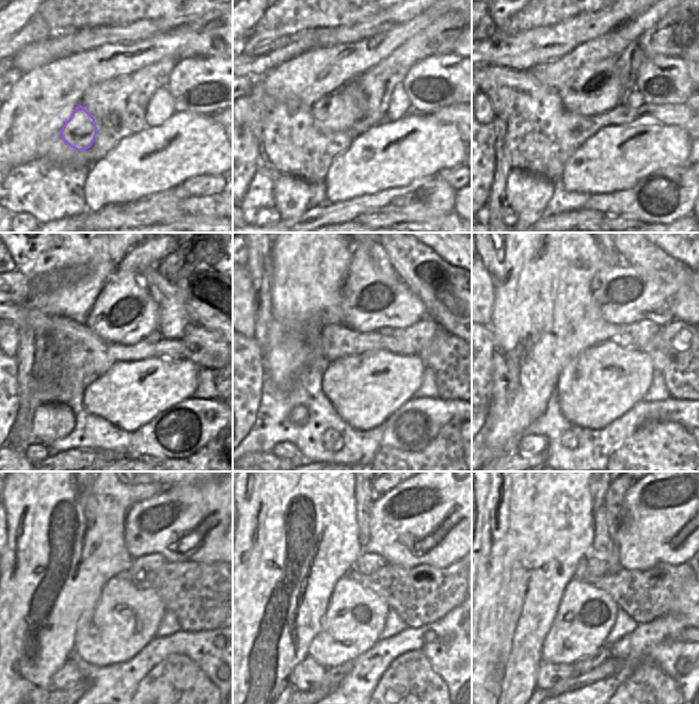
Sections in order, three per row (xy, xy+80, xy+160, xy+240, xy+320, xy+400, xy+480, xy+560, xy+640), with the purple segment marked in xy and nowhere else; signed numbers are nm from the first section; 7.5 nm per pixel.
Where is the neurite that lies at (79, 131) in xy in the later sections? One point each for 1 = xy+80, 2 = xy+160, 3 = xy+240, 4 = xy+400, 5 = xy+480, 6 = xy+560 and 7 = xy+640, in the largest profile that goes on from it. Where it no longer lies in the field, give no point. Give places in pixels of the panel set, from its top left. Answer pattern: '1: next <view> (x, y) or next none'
1: next xy+80 (338, 110)
2: next xy+160 (593, 90)
3: next xy+240 (124, 312)
4: next xy+400 (624, 294)
5: next xy+480 (210, 522)
6: next xy+560 (433, 518)
7: next xy+640 (688, 497)

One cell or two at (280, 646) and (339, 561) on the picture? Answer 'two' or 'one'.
one

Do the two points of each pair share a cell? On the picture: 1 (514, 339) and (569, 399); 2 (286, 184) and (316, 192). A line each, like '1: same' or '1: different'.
1: different
2: different

